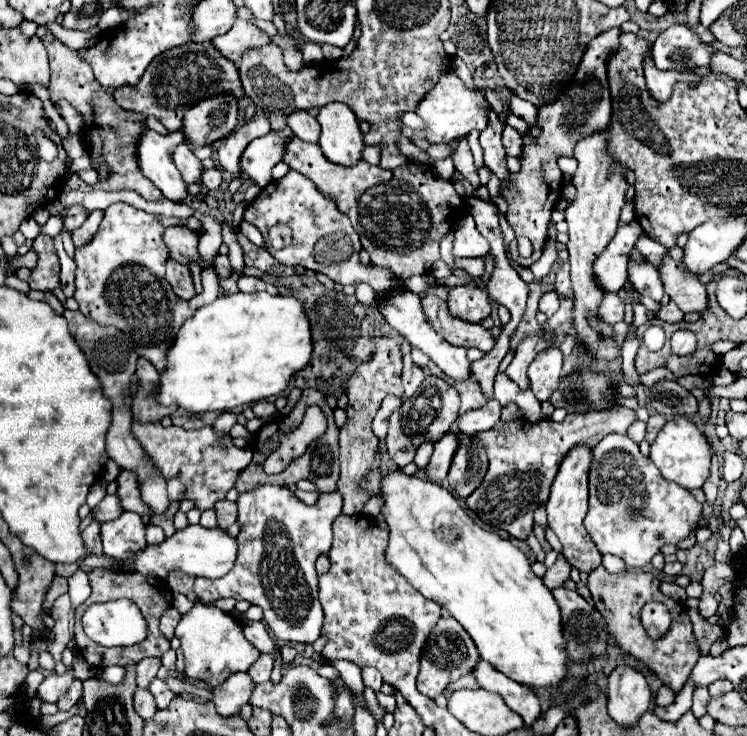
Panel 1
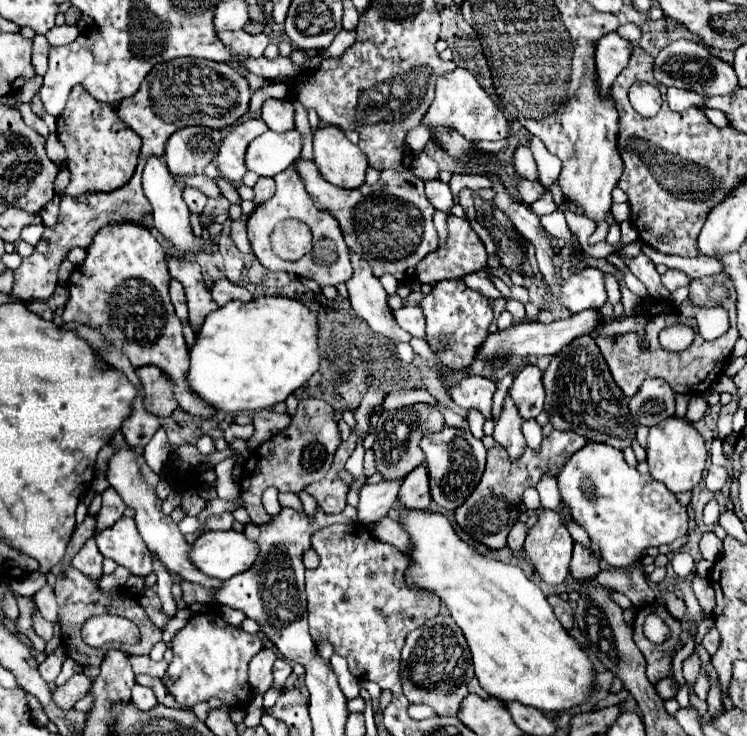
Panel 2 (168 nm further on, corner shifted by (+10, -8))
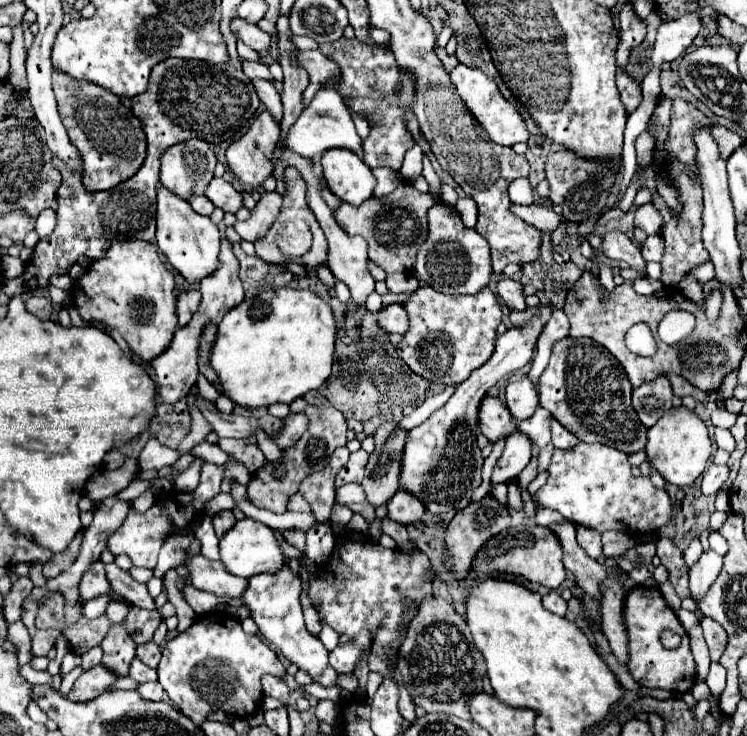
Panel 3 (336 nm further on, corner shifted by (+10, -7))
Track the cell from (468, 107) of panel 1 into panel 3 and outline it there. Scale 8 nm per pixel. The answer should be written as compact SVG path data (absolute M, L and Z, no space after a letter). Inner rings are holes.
M462 63L456 65L456 67L450 71L450 77L452 77L454 85L456 85L458 95L464 99L466 107L470 109L470 113L476 115L476 119L478 119L480 125L488 131L488 135L492 137L494 143L512 147L512 145L518 143L518 141L528 141L530 133L528 133L528 129L526 129L526 123L524 123L524 119L522 119L522 115L520 115L516 103L508 101L508 99L500 93L498 85L496 85L490 77L486 77L480 69L470 69L470 67L462 65Z

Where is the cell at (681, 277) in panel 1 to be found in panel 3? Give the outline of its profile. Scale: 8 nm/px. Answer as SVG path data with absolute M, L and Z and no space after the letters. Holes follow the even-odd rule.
M612 229L604 235L602 245L600 245L602 255L606 255L608 259L616 259L622 263L628 263L632 269L644 273L646 271L646 261L642 257L642 253L638 251L638 247L626 237L626 233L622 233L620 229Z

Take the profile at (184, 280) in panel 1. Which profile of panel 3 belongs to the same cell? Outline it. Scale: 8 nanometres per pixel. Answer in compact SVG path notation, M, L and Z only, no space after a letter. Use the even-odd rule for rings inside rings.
M186 291L178 297L176 311L178 311L178 323L180 327L186 327L192 315L196 313L196 307L200 305L200 291Z

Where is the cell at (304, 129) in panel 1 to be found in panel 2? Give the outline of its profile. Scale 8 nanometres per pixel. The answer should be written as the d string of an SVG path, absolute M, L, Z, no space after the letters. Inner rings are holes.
M268 98L262 104L262 120L274 132L288 132L294 126L294 108L290 102Z

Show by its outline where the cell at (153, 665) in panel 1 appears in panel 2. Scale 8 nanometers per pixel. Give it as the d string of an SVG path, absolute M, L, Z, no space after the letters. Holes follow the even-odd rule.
M130 656L130 664L134 674L148 674L148 676L158 676L162 678L168 664L166 662L154 662L150 656Z

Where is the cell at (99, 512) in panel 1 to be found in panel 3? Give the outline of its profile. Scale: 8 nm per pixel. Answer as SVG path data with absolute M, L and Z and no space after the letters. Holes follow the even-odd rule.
M78 535L70 545L68 545L68 549L66 551L62 551L62 553L56 553L52 559L50 559L50 563L44 563L44 577L56 577L56 575L60 575L62 571L66 571L74 561L76 561L76 555L78 555L78 551L80 551L80 541L82 541L82 535Z

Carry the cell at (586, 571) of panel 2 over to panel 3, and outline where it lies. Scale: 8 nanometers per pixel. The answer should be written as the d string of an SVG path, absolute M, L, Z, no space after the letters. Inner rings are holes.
M578 523L576 525L576 537L578 537L580 547L584 547L584 551L592 559L598 559L602 555L602 541L600 541L600 533L598 531L592 531L590 527Z

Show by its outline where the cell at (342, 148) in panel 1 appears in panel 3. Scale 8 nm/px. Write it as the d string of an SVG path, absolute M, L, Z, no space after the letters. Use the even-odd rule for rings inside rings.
M330 149L322 155L324 181L328 189L342 201L360 207L364 199L370 199L376 187L372 169L346 149Z

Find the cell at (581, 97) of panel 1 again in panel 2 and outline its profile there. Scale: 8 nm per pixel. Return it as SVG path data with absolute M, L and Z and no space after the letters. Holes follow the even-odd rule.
M616 32L606 34L596 44L596 84L600 88L600 96L606 96L612 82L620 74L620 70L628 64L632 52L632 42L620 38Z

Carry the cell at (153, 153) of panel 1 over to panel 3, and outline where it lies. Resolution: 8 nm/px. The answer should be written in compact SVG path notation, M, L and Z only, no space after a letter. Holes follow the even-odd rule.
M158 187L158 213L156 213L156 245L168 259L168 263L188 281L188 283L200 283L216 267L220 265L220 231L212 223L210 217L204 217L196 213L190 203L184 199L172 195L164 187Z

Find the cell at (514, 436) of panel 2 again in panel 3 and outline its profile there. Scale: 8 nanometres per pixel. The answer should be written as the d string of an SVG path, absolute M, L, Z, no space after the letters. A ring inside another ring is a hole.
M516 431L516 435L512 433L506 441L506 447L504 447L504 453L502 457L498 459L496 467L494 467L494 473L492 473L492 479L490 479L490 493L492 495L492 487L496 483L506 483L506 481L512 481L516 479L516 475L528 465L532 453L532 443L530 439L522 433L522 431Z

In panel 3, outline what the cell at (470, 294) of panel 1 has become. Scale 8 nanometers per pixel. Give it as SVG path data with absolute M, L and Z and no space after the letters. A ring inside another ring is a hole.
M420 287L408 297L404 309L410 329L398 345L398 355L416 375L432 383L462 383L494 351L496 329L502 323L502 305L488 287L478 295L444 295L432 287Z

